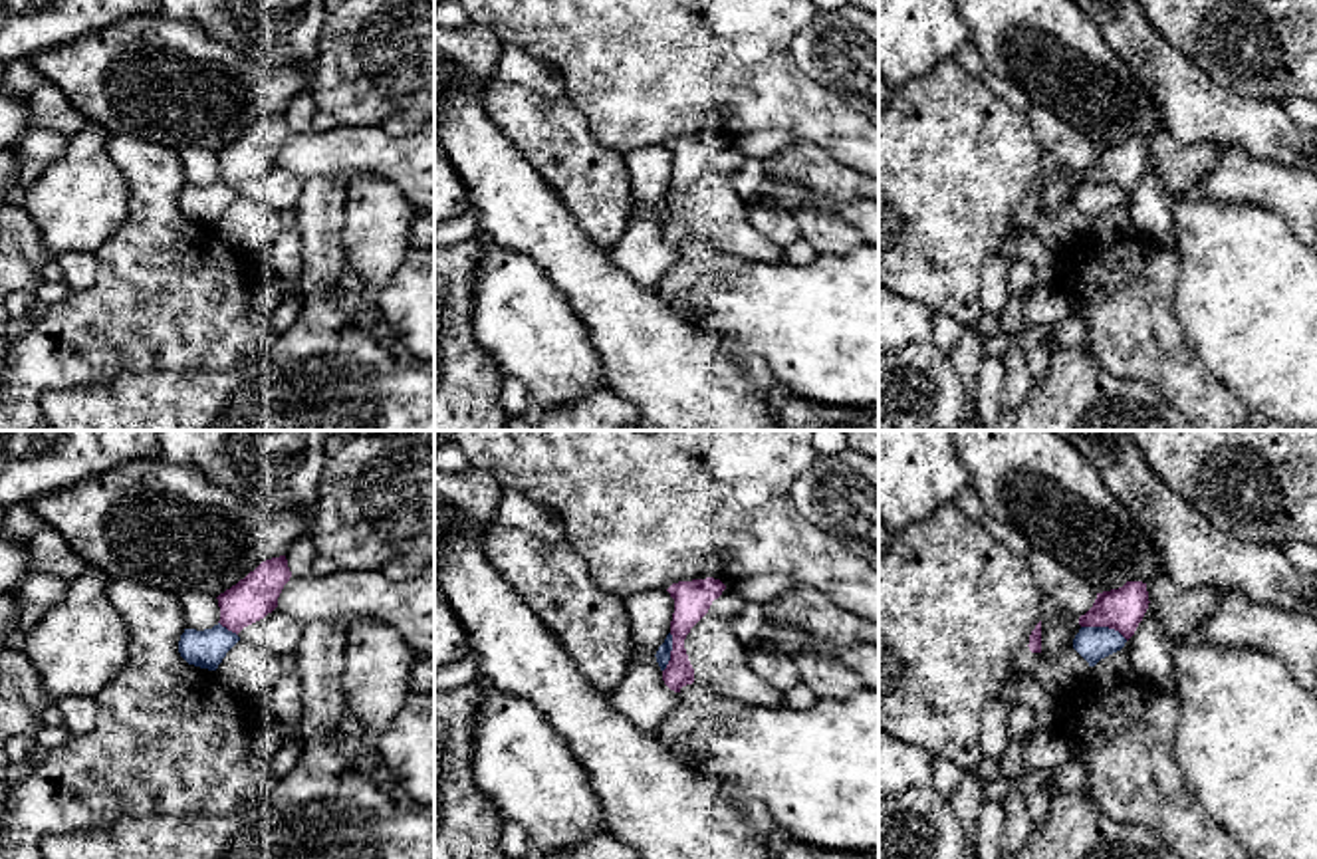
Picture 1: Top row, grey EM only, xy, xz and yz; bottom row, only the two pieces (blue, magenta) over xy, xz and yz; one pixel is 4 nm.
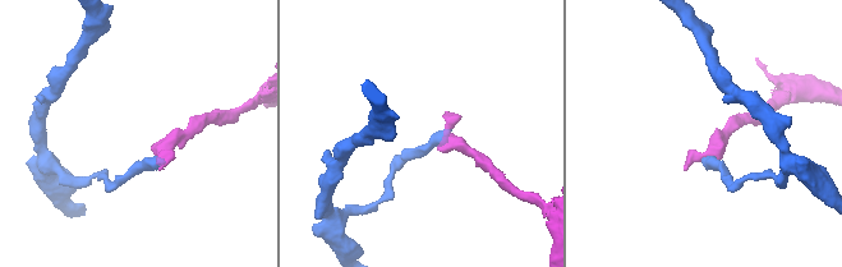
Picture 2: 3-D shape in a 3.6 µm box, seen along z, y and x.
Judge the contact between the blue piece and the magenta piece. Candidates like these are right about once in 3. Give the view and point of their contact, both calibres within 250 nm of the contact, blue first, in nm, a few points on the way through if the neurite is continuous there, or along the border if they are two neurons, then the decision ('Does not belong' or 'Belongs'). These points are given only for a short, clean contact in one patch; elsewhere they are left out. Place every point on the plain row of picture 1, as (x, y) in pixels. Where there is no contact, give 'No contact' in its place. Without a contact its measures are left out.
Touches blue at yz (1105, 183). Thickness 140 nm (blue) against 170 nm. Boundary: yz (1081, 181), (1107, 181), (1127, 195). Does not belong

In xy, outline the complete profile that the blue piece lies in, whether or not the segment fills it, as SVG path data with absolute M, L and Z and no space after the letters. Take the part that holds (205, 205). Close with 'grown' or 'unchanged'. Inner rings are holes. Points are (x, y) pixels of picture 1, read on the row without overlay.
M220 179L204 186L184 184L179 196L179 208L188 220L216 226L238 196L240 192Z; unchanged

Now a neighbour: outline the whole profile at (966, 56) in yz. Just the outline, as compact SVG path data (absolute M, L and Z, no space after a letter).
M966 42L958 48L958 52L954 54L956 61L966 67L972 75L978 75L984 71L984 65L980 61L980 54L974 48L972 42Z

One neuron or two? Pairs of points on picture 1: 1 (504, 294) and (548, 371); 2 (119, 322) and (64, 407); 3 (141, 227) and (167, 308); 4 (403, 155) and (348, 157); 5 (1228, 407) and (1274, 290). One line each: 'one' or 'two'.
1: one
2: two
3: one
4: one
5: two

